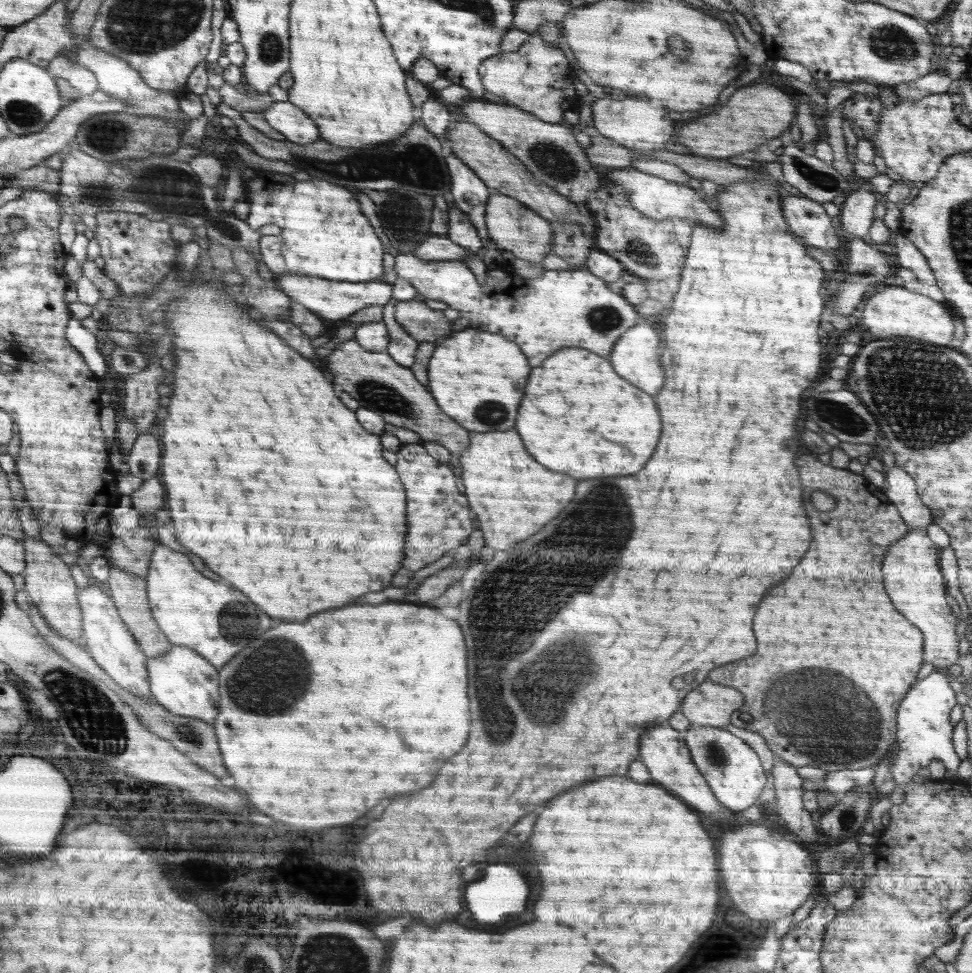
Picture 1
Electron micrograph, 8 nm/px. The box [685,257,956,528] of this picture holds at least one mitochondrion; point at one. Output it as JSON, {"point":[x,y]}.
{"point":[840,416]}

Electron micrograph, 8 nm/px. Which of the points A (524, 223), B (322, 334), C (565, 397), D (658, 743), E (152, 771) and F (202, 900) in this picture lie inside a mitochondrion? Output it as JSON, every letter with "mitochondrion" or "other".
{"A":"other","B":"other","C":"other","D":"other","E":"other","F":"other"}

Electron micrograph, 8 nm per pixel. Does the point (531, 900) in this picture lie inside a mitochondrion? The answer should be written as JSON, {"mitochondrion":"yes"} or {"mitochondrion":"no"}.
{"mitochondrion":"no"}

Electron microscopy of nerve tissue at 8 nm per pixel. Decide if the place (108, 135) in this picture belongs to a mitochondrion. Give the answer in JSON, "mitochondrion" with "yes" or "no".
{"mitochondrion":"yes"}

